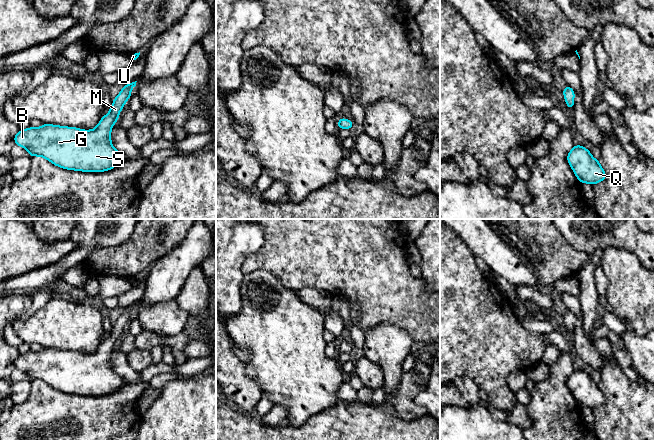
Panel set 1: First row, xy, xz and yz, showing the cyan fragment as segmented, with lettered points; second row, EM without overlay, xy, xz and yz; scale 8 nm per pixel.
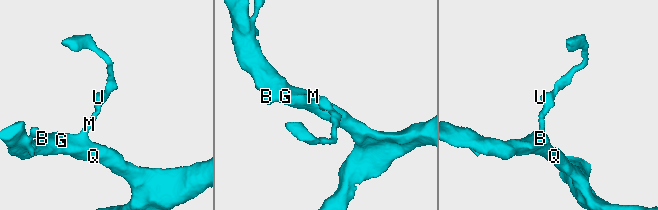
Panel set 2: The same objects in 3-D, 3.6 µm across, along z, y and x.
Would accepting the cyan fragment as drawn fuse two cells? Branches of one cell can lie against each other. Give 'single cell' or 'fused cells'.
single cell

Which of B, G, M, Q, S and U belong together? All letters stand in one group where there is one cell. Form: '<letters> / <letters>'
B G M Q S U

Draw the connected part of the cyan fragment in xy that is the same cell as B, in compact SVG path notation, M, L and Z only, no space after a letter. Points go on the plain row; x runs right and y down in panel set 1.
M136 306L122 311L109 337L93 354L43 348L39 352L19 354L14 361L15 368L25 372L30 381L43 381L63 393L103 396L116 391L125 380L113 371L111 353Z

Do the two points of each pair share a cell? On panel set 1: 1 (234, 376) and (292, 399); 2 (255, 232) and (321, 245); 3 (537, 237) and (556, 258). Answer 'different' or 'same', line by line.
1: different
2: different
3: same

